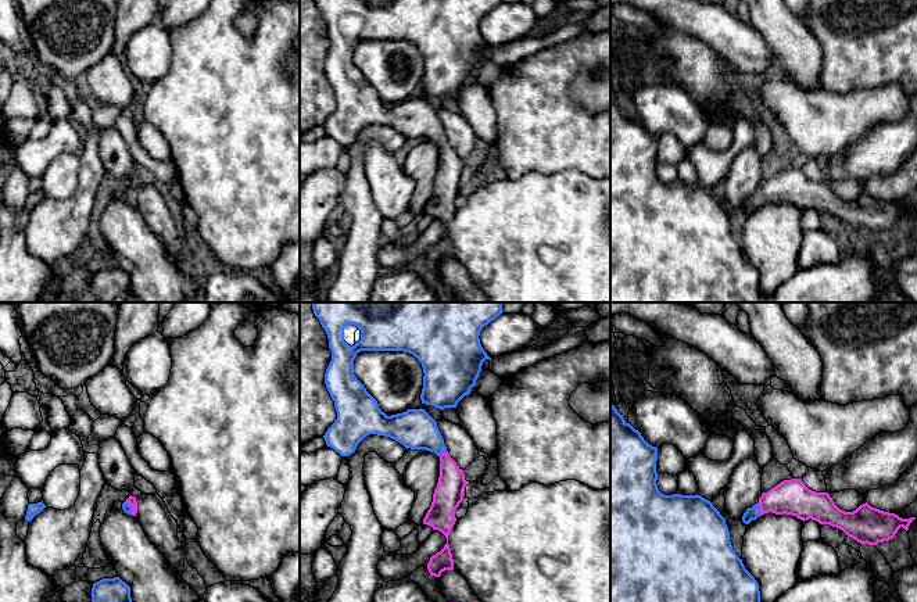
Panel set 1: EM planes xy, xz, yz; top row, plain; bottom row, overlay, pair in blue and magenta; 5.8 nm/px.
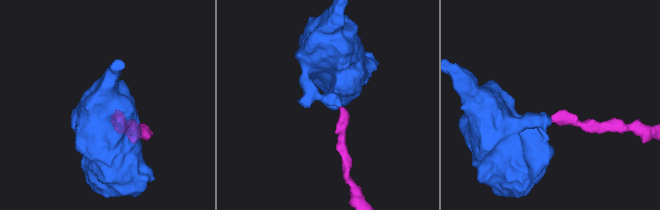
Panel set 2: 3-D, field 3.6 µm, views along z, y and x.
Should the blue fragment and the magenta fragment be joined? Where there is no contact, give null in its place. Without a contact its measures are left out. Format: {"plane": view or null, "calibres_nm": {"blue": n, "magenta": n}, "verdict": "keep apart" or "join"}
{"plane": "yz", "calibres_nm": {"blue": 80, "magenta": 200}, "verdict": "join"}

